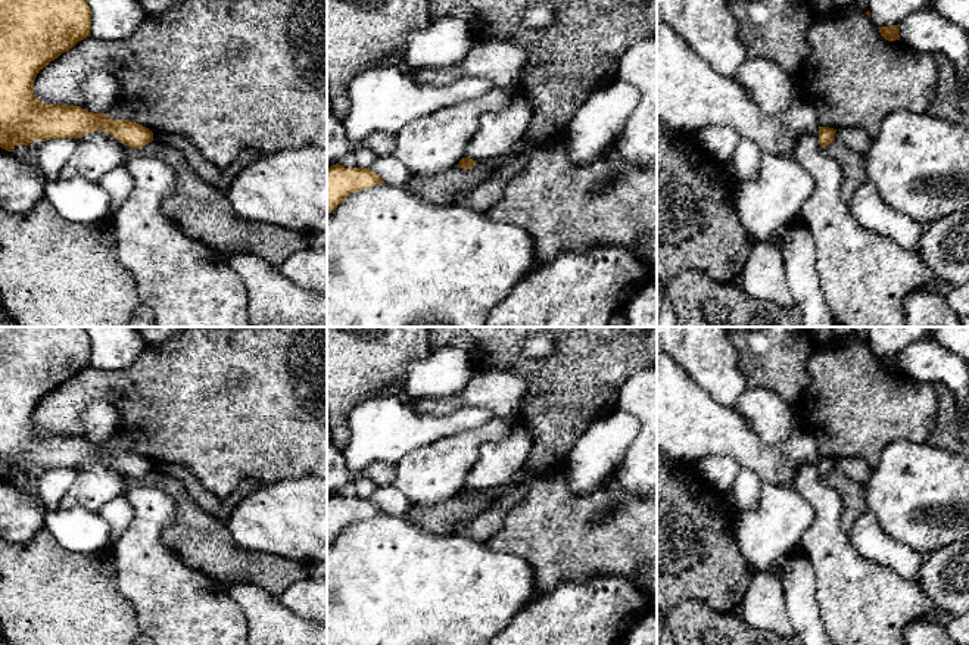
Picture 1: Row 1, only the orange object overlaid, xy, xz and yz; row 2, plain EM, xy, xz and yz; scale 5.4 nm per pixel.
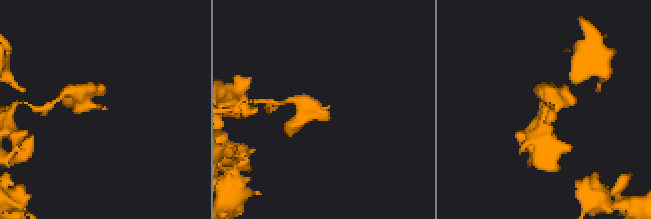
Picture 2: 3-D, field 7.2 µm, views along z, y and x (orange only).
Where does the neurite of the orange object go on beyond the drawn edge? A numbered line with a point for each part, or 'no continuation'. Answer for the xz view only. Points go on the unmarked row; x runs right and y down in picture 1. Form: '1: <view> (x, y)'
1: xz (498, 461)

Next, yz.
1: yz (862, 603)

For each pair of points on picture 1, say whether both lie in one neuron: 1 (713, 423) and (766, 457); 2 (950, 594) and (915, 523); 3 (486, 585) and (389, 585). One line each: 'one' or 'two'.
1: one
2: two
3: one

